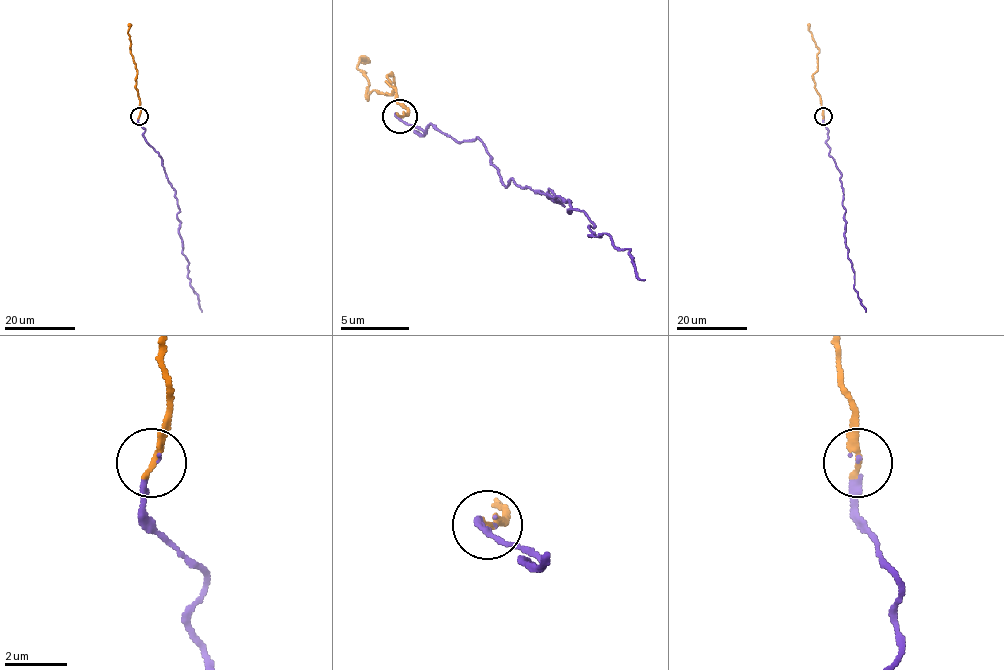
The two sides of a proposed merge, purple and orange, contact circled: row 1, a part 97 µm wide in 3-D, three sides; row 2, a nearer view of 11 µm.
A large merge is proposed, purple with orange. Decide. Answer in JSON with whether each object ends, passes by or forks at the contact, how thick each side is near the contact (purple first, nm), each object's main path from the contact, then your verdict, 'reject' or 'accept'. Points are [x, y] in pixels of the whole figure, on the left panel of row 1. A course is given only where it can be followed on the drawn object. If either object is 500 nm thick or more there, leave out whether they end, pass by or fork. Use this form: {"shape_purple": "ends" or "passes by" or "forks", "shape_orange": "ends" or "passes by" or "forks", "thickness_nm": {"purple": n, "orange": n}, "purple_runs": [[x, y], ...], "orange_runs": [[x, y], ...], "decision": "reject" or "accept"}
{"shape_purple": "ends", "shape_orange": "ends", "thickness_nm": {"purple": 140, "orange": 220}, "purple_runs": [[139, 116], [143, 137], [161, 158], [175, 191], [187, 277], [201, 312]], "orange_runs": [[138, 116], [140, 100], [128, 24]], "decision": "accept"}

